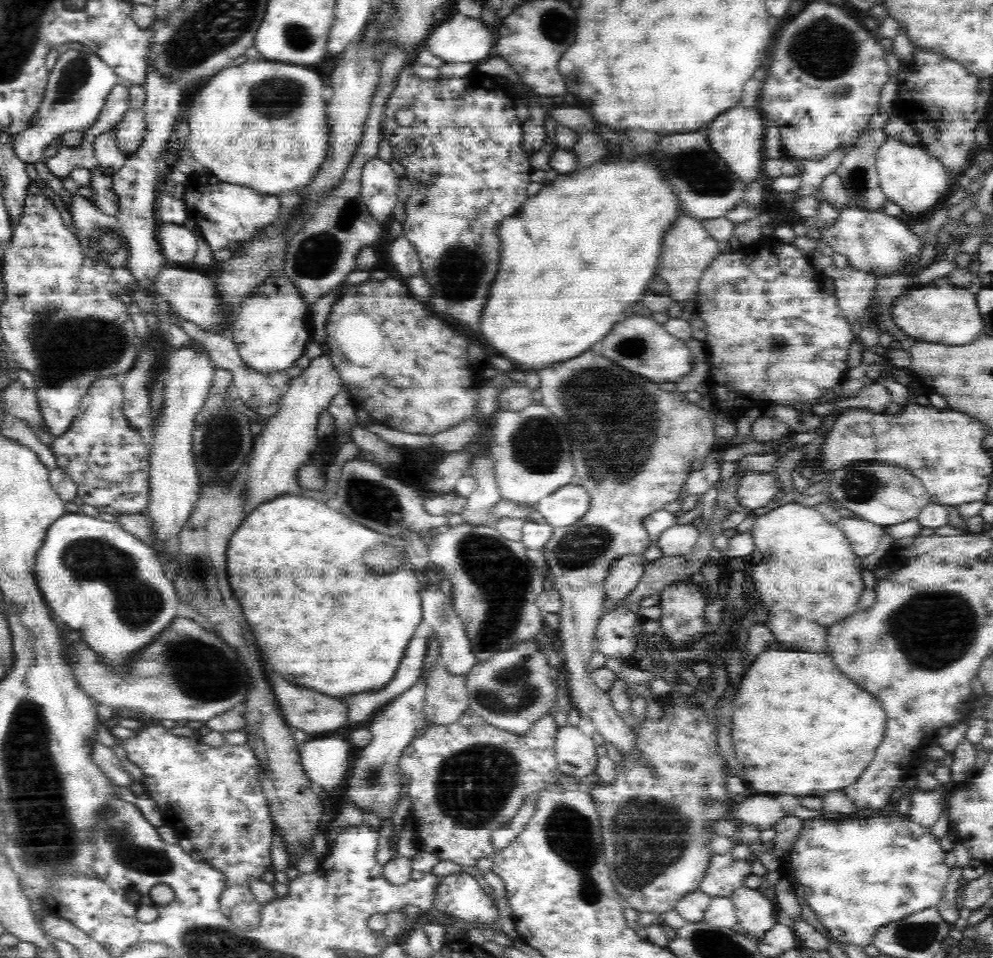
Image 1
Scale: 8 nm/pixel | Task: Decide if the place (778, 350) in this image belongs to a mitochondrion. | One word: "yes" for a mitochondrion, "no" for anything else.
yes

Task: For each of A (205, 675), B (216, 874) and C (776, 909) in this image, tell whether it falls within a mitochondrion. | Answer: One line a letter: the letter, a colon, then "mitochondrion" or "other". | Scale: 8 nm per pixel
A: mitochondrion
B: other
C: other

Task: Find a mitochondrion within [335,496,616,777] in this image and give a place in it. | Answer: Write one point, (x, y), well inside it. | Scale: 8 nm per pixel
(504, 577)

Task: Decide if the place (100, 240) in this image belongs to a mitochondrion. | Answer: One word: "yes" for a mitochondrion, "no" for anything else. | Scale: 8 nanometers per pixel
yes

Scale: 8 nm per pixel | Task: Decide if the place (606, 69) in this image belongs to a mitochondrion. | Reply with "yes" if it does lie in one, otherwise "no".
no

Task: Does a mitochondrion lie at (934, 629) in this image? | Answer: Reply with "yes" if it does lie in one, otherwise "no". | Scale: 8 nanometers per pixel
yes

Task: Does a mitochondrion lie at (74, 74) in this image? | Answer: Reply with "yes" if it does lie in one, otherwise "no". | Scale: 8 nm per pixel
yes

